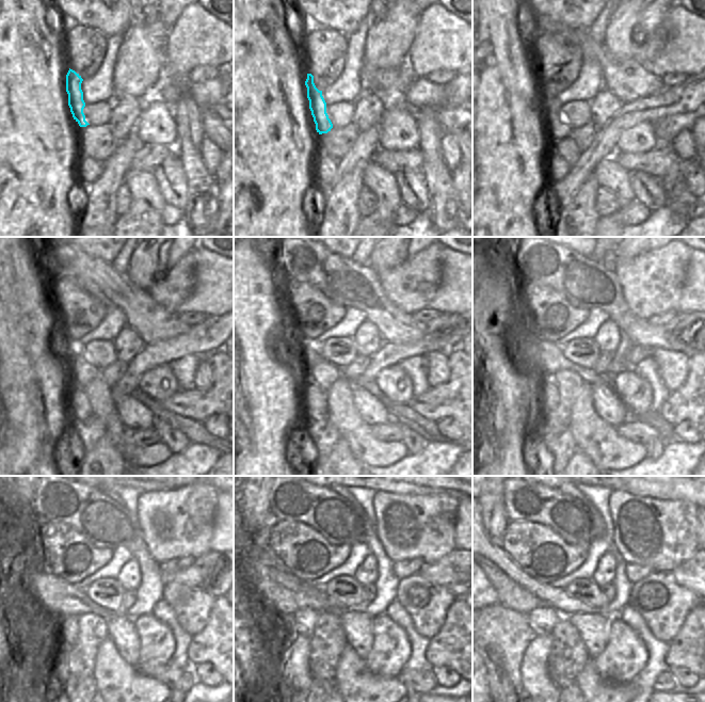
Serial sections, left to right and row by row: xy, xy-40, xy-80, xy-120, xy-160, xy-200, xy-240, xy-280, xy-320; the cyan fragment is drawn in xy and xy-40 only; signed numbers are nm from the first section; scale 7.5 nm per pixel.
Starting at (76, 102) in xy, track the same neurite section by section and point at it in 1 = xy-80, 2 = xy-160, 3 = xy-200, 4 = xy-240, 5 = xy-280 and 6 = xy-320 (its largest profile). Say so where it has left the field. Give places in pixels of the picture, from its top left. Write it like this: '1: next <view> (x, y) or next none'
1: next xy-80 (559, 129)
2: next xy-160 (323, 373)
3: next xy-200 (569, 383)
4: next xy-240 (92, 627)
5: next xy-280 (327, 642)
6: next xy-320 (567, 656)

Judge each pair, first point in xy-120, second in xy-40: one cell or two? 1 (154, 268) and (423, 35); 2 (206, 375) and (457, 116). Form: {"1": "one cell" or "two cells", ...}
{"1": "two cells", "2": "two cells"}

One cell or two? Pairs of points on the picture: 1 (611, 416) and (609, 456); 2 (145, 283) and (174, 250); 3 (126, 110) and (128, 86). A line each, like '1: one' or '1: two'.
1: two
2: one
3: two

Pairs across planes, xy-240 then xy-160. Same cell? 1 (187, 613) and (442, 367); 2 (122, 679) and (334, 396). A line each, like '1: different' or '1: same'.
1: same
2: same

